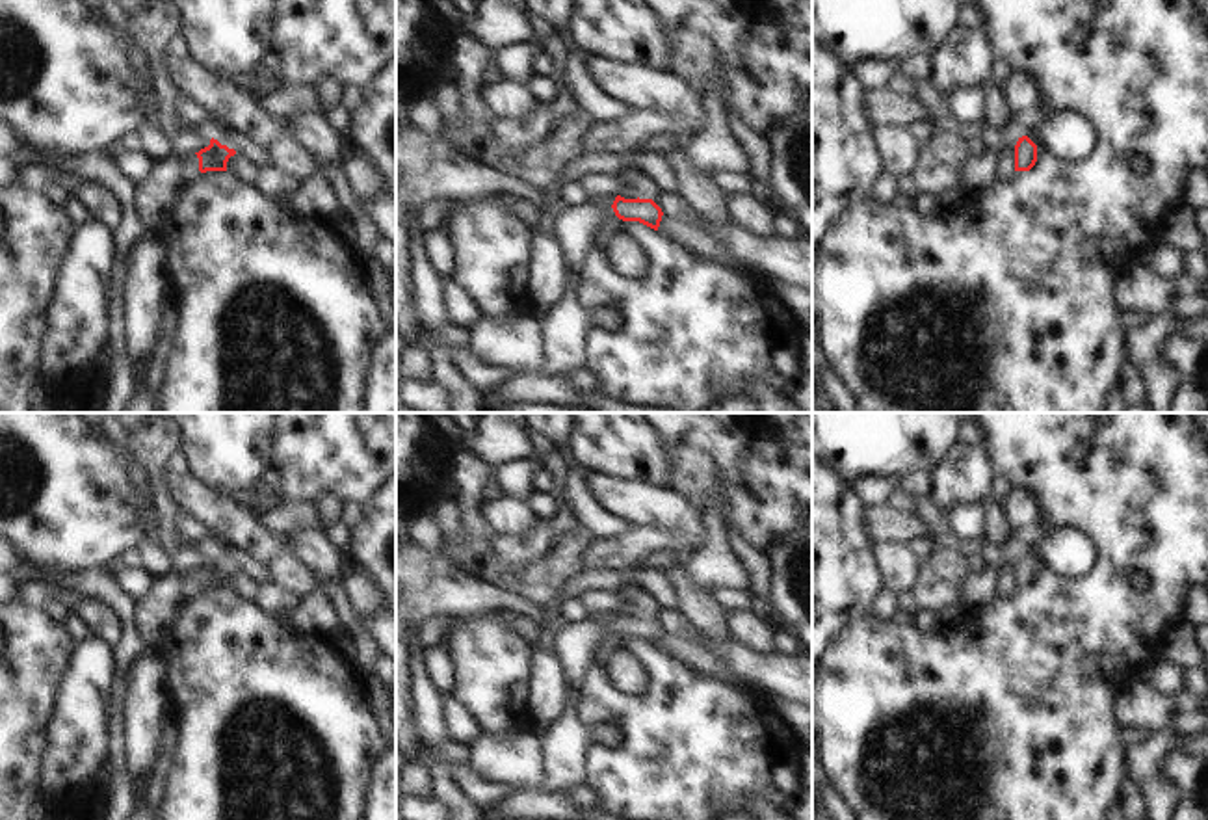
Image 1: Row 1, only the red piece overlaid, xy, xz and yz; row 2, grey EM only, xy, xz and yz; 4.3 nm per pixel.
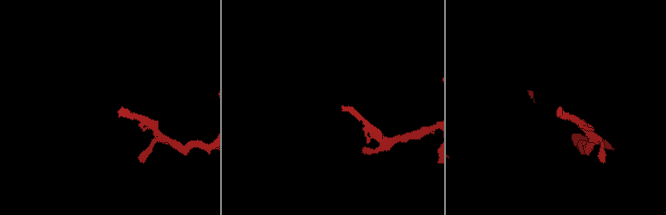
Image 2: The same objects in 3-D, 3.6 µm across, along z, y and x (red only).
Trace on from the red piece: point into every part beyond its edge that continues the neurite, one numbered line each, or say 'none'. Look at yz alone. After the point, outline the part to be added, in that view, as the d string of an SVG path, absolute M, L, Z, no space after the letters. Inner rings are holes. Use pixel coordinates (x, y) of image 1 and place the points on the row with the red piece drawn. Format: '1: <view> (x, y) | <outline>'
none

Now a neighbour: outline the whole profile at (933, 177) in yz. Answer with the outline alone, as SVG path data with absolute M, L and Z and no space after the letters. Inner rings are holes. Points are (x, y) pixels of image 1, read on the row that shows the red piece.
M922 145L913 177L924 193L961 192L963 165L946 165L937 160L927 145Z

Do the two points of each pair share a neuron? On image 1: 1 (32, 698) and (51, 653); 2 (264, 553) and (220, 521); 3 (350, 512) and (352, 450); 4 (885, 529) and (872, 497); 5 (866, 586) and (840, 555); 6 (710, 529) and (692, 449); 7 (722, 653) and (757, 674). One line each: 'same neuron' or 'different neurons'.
1: same neuron
2: same neuron
3: different neurons
4: different neurons
5: same neuron
6: different neurons
7: same neuron

